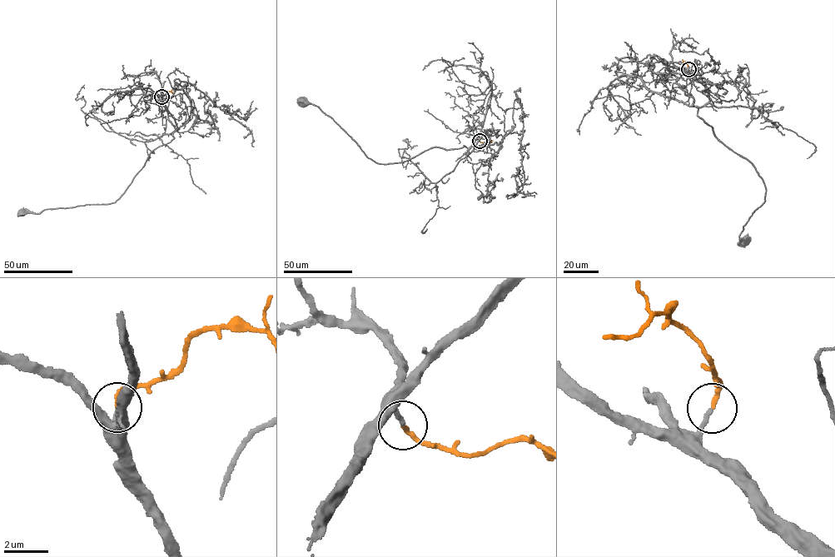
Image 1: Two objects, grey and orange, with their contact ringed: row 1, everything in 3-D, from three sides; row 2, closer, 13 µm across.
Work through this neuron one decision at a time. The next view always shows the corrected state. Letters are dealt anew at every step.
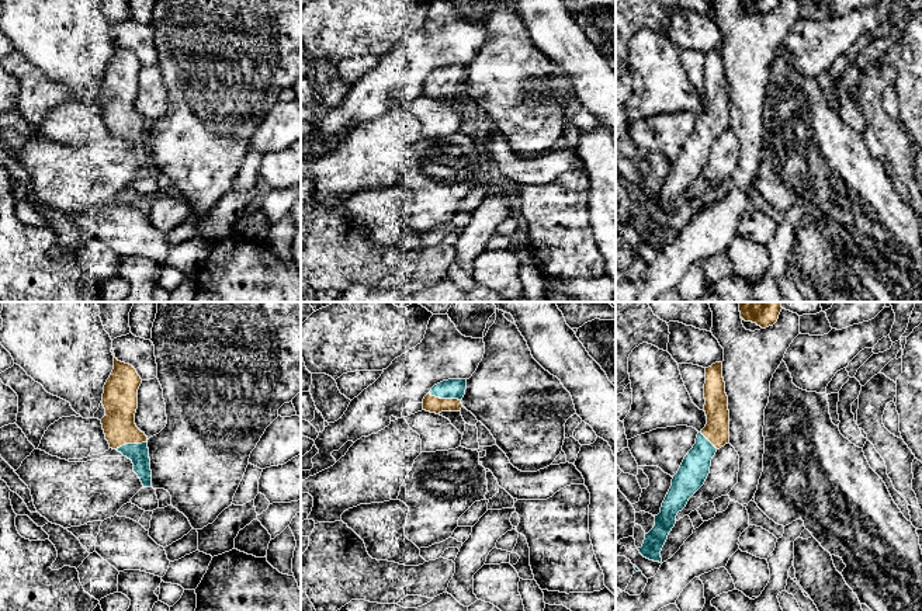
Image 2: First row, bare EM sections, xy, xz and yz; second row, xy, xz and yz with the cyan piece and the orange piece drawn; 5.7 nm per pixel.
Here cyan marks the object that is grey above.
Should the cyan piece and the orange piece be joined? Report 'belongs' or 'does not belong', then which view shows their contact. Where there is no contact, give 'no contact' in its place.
belongs | xy

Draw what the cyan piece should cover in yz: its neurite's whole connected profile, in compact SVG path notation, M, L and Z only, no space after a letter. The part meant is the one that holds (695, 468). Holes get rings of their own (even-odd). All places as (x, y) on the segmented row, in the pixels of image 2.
M722 362L706 368L704 383L706 427L697 434L696 444L684 456L677 473L672 476L672 486L655 517L654 528L645 534L639 553L654 562L662 563L661 551L669 532L676 524L676 515L689 499L704 485L715 452L729 442L729 410Z

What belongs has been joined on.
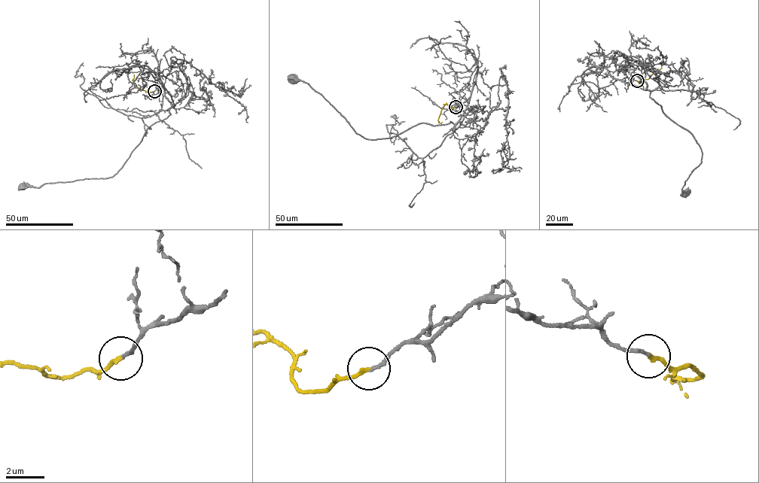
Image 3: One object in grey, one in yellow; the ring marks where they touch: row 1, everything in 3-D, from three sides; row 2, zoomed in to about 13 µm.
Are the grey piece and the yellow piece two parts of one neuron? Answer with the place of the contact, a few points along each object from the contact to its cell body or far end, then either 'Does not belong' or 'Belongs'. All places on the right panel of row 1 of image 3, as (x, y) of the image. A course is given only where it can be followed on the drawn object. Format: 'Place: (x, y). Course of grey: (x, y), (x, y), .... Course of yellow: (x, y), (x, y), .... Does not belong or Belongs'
Place: (637, 80). Course of grey: (637, 80), (621, 80), (650, 91), (665, 114), (699, 145), (700, 163), (685, 181), (686, 192). Course of yellow: (637, 80), (648, 78), (659, 70), (659, 64). Belongs

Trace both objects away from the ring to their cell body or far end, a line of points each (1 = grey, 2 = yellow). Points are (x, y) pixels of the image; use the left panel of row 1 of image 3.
1: (154, 91), (162, 86), (171, 95), (174, 104), (170, 114), (147, 129), (117, 173), (104, 178), (22, 186)
2: (154, 91), (138, 88), (132, 80), (134, 74)

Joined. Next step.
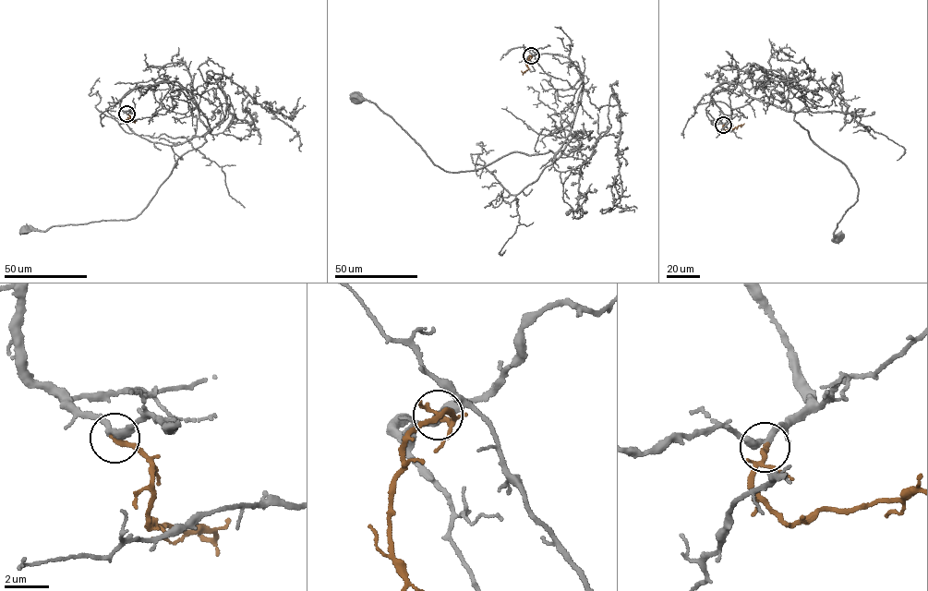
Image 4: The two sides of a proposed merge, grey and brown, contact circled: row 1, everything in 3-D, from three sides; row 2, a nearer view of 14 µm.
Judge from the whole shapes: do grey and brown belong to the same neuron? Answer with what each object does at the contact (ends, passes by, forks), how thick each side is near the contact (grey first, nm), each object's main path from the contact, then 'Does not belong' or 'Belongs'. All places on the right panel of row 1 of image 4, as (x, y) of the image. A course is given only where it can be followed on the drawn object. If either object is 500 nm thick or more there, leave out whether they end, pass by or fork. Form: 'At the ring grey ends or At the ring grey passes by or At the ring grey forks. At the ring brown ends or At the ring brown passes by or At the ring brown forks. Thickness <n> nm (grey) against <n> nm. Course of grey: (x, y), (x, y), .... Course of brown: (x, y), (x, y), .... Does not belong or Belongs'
At the ring grey passes by. At the ring brown ends. Thickness 320 nm (grey) against 260 nm. Course of grey: (723, 124), (709, 95), (727, 82), (794, 113), (858, 190), (834, 230), (838, 237). Course of brown: (723, 125), (725, 130), (741, 126). Belongs

